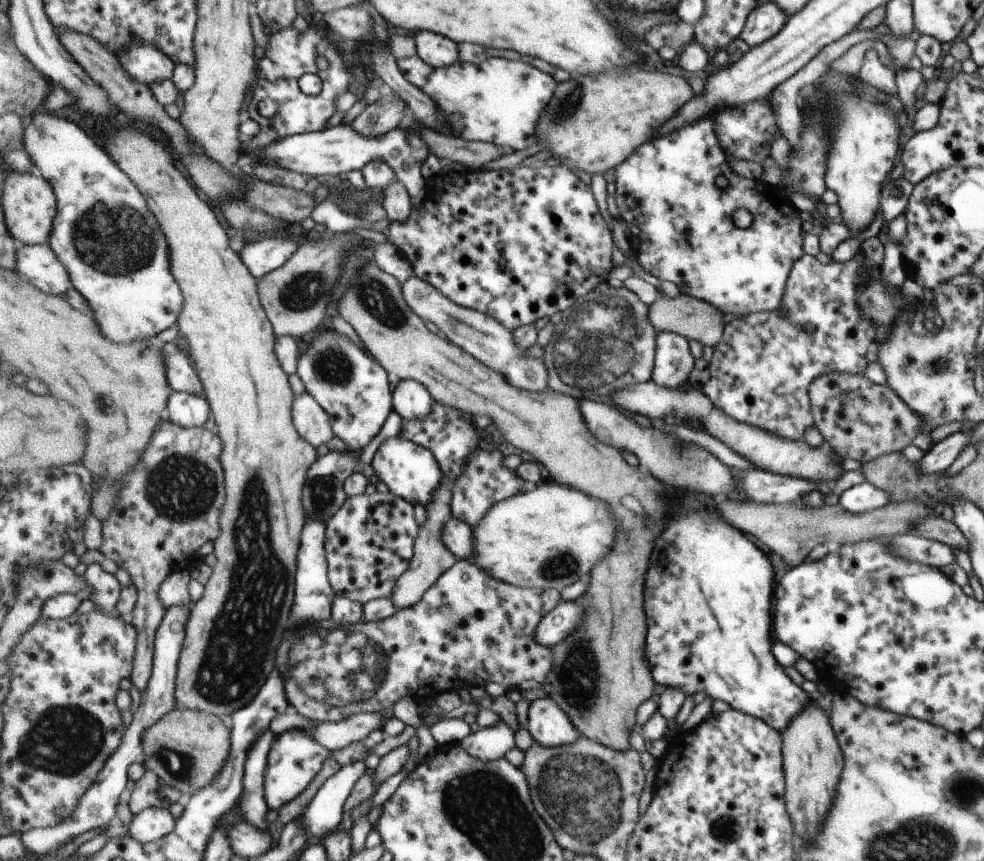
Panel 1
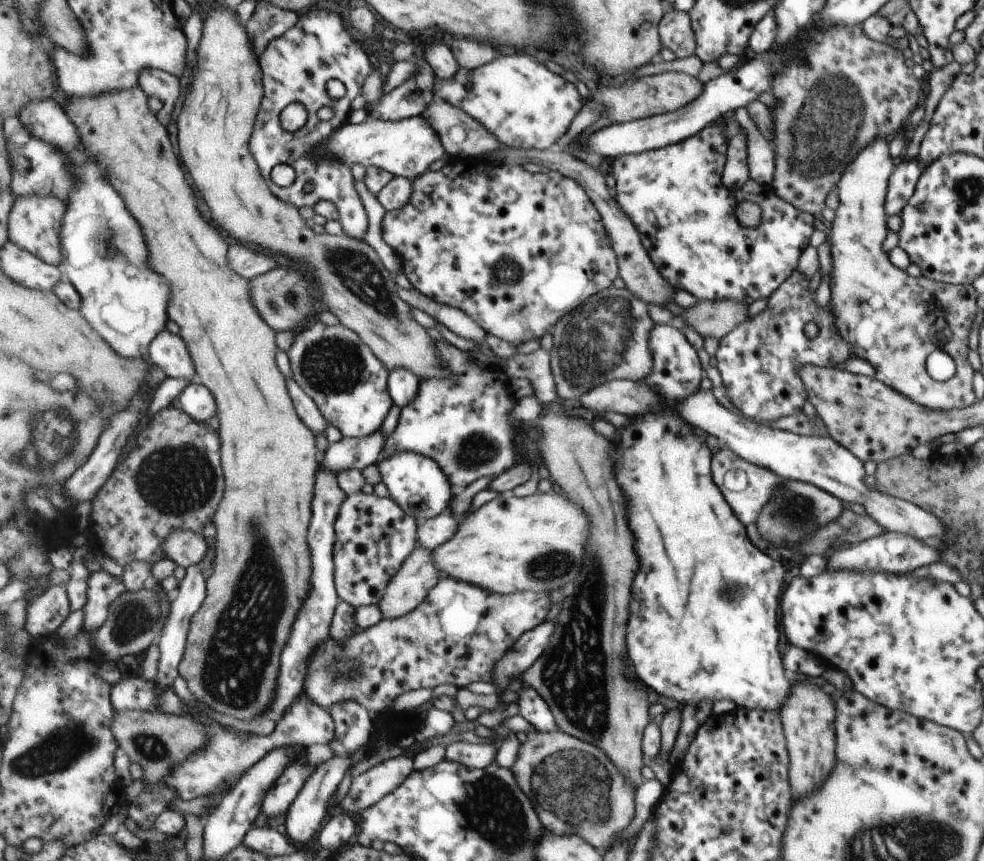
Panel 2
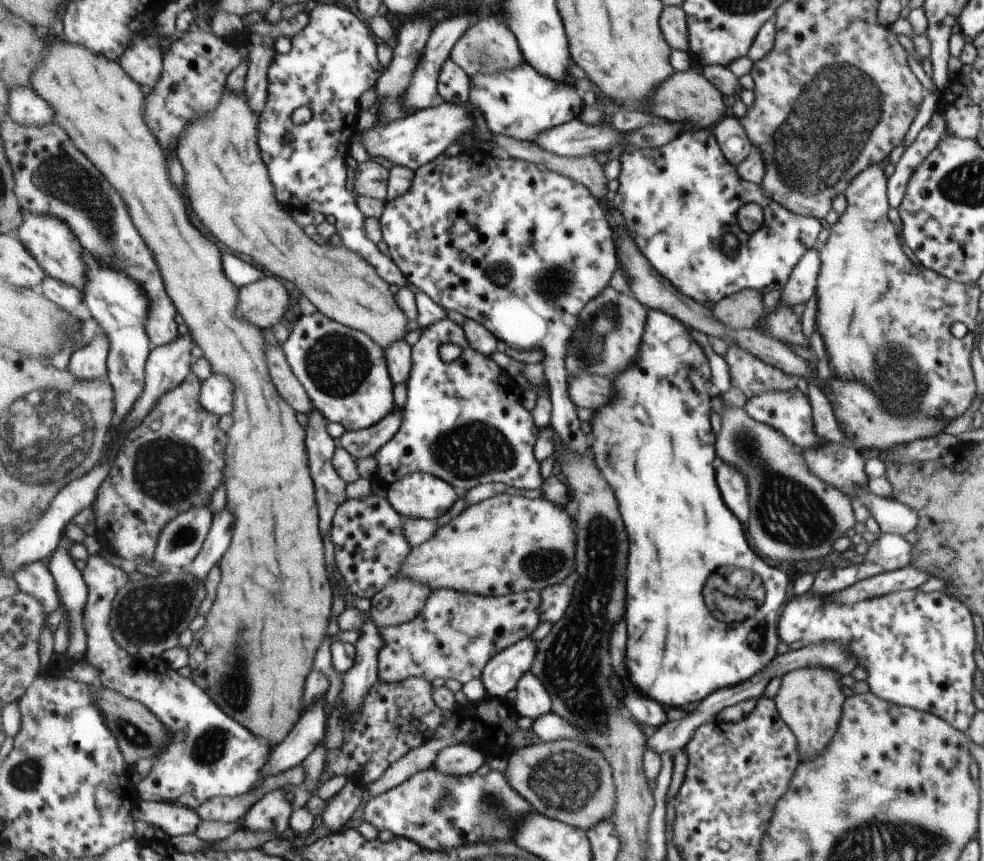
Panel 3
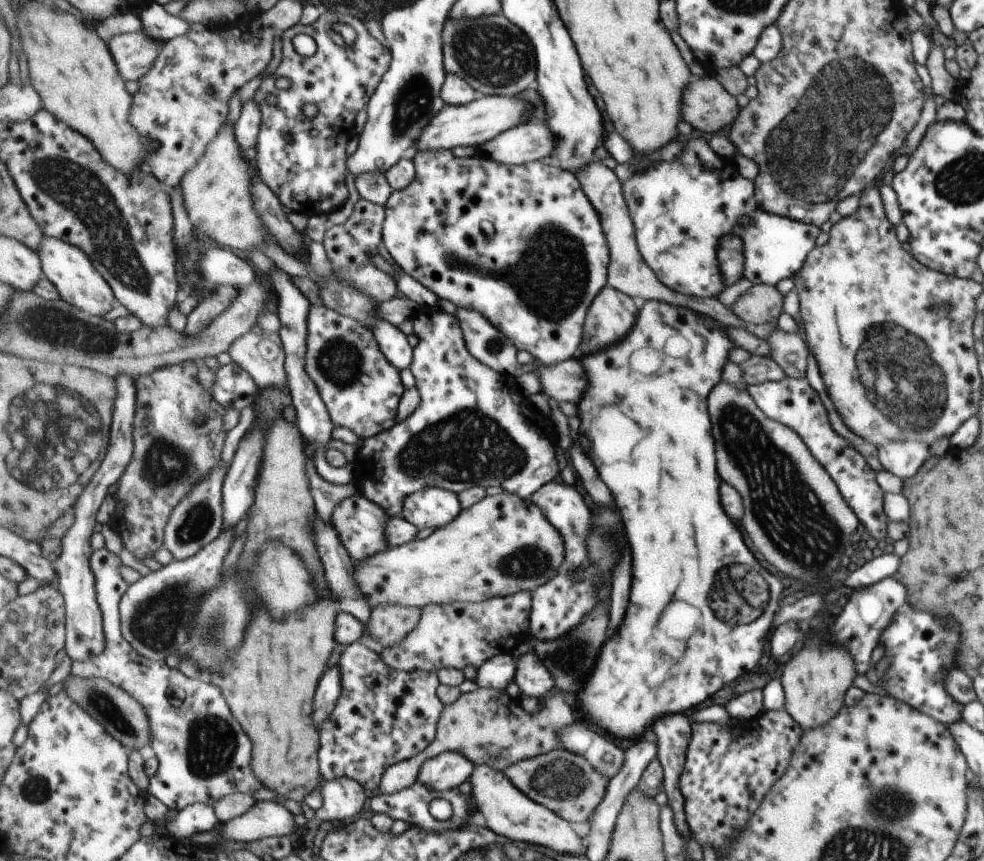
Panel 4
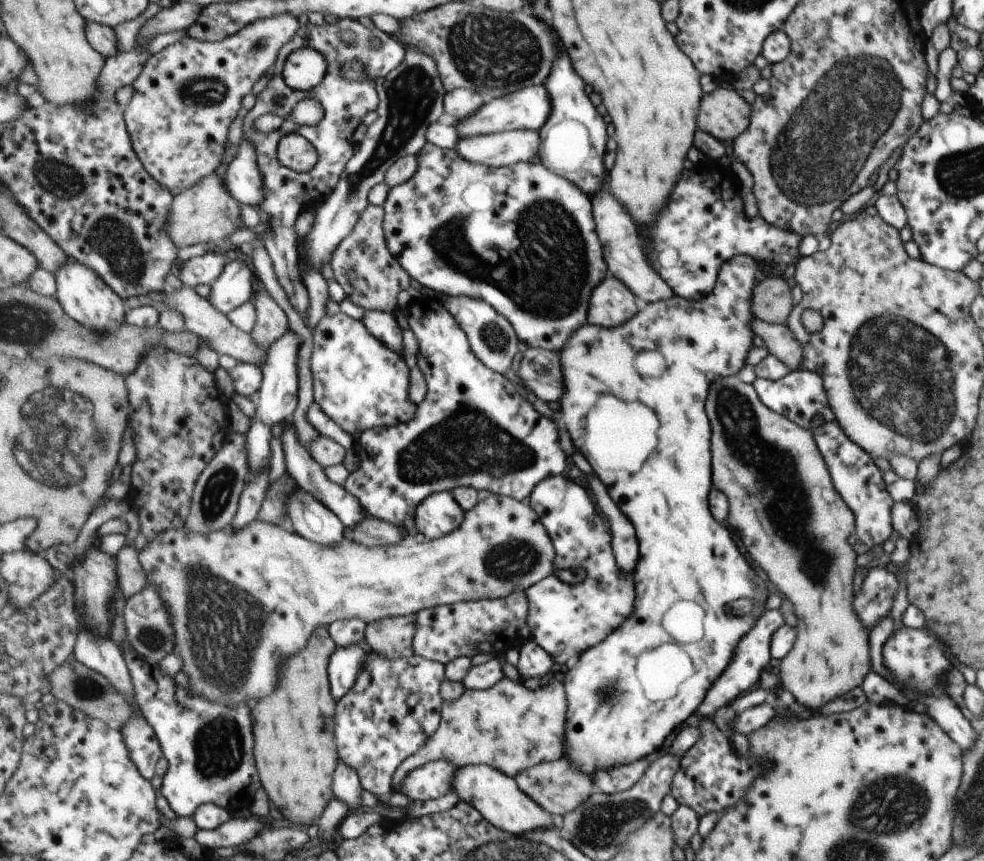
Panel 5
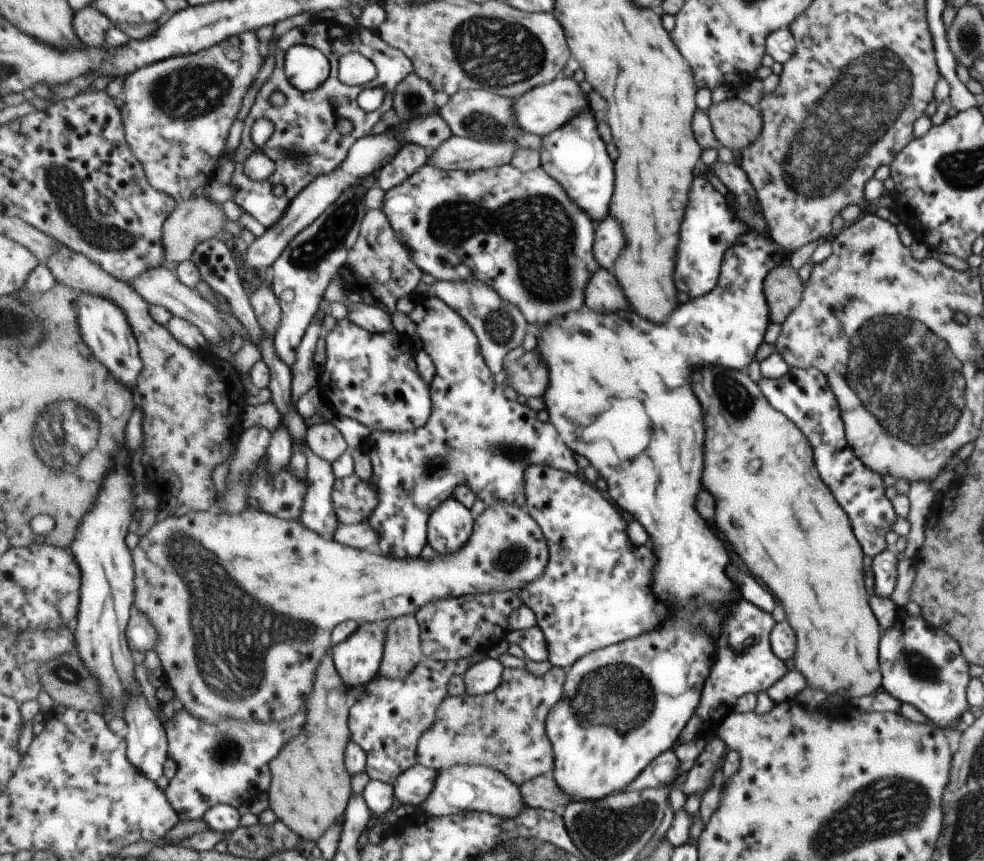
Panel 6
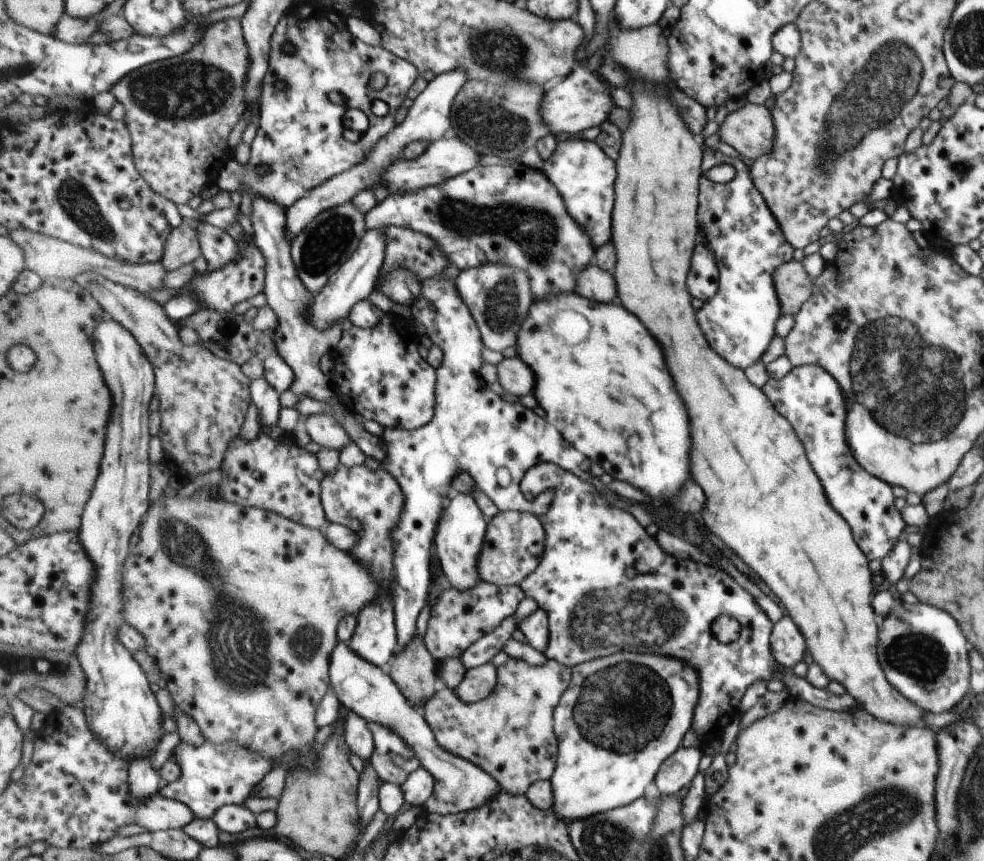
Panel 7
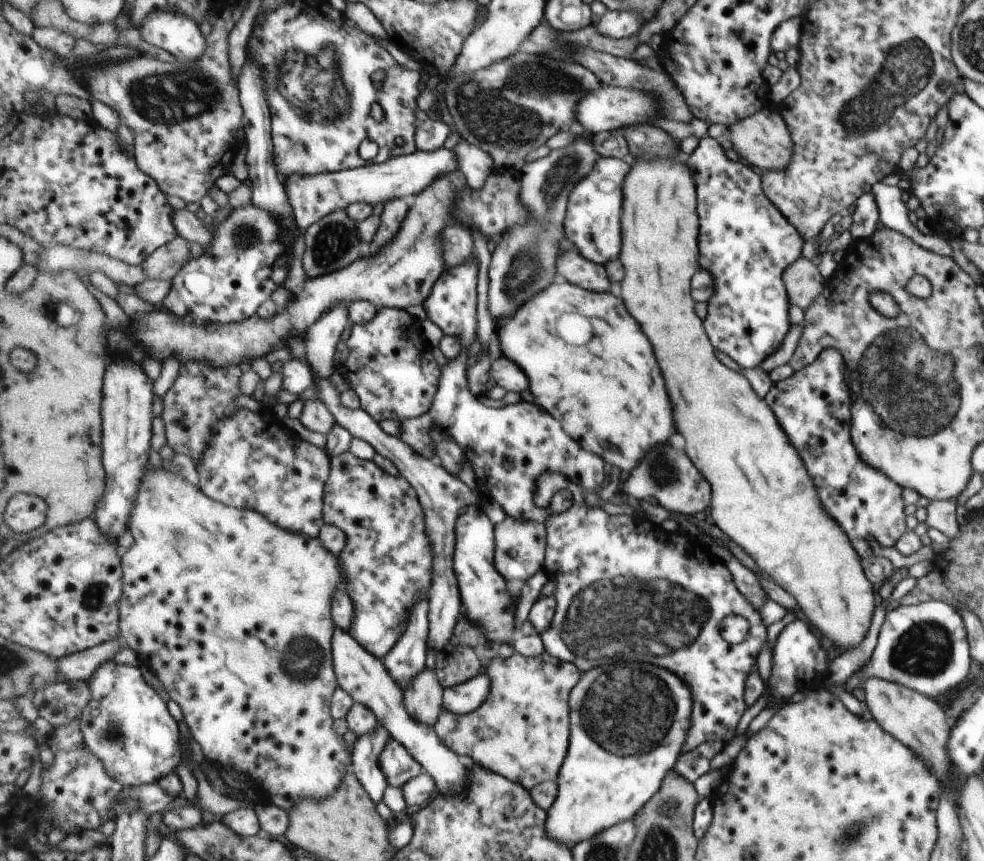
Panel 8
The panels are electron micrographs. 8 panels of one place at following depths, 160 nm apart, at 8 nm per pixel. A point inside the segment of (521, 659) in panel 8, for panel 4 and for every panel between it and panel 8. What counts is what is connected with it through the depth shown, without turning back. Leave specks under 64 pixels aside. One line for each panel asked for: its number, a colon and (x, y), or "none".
4: (488, 726)
5: (514, 728)
6: (506, 730)
7: (511, 734)

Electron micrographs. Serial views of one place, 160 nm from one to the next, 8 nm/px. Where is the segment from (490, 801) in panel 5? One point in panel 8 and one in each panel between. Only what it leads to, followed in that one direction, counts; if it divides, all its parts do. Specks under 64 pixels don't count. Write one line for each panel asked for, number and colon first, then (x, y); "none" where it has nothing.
6: (459, 788)
7: (369, 690)
8: (364, 675)

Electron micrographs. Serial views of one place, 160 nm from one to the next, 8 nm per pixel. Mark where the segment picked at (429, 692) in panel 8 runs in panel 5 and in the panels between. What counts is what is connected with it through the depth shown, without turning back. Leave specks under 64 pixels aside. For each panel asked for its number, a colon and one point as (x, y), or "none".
5: (392, 638)
6: (404, 650)
7: (415, 670)

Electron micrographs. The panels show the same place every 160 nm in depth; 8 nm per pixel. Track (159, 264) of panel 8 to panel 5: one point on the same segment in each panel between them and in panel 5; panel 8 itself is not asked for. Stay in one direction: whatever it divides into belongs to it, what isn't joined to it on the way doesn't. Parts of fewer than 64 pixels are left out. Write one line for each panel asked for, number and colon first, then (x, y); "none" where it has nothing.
5: (207, 212)
6: (199, 219)
7: (183, 247)

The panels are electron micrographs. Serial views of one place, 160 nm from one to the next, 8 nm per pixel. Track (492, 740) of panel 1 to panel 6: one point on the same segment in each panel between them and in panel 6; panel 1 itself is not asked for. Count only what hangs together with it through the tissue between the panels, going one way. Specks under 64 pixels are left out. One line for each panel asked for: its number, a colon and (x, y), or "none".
2: (476, 756)
3: (461, 760)
4: (449, 770)
5: (433, 780)
6: (413, 787)

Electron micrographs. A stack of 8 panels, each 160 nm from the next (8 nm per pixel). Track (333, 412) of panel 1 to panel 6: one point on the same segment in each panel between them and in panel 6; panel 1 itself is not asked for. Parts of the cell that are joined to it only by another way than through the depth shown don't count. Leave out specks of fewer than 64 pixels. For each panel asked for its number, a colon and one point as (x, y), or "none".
2: (334, 365)
3: (346, 373)
4: (362, 390)
5: (358, 381)
6: (373, 377)

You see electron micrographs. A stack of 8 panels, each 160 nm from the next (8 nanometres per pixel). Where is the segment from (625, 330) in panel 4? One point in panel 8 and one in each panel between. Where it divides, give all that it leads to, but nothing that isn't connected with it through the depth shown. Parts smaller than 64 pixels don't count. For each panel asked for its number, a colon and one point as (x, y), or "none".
5: (613, 302)
6: (604, 294)
7: (596, 284)
8: (575, 268)

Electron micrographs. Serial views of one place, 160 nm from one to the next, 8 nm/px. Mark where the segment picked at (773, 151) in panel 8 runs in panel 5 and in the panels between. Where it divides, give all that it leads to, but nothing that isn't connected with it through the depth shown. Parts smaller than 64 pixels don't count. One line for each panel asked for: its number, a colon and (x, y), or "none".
5: (723, 114)
6: (735, 124)
7: (750, 130)

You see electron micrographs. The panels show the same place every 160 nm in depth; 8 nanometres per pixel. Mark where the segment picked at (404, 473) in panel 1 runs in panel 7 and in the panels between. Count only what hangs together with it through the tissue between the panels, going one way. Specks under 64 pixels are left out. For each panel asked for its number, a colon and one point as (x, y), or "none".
2: (418, 484)
3: (419, 495)
4: (433, 507)
5: (439, 515)
6: (452, 524)
7: (462, 530)

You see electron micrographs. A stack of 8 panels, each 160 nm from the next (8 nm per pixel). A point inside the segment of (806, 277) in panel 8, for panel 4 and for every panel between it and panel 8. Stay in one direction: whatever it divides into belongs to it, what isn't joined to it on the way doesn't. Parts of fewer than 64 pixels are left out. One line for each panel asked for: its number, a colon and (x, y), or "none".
4: (760, 303)
5: (771, 302)
6: (782, 289)
7: (793, 287)

